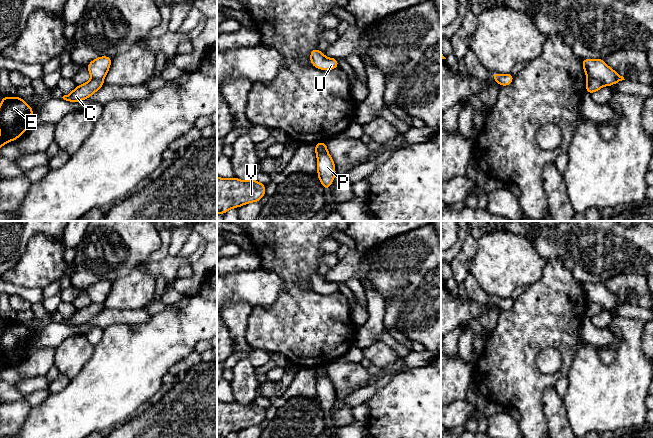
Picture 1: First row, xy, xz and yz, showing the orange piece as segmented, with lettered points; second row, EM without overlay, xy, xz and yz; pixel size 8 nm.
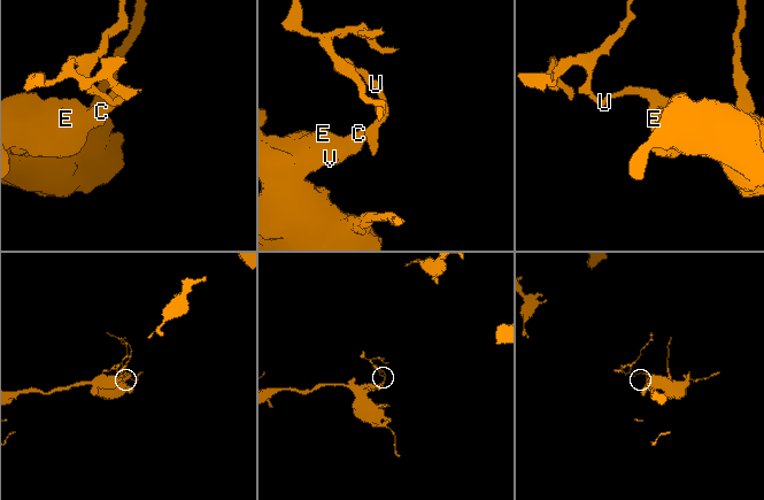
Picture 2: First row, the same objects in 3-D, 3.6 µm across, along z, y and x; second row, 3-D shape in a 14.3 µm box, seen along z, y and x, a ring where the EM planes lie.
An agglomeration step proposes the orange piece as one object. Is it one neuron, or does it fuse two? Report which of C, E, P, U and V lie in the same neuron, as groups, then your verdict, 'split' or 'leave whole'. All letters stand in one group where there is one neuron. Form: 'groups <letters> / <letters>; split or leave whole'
groups C E V / P U; split

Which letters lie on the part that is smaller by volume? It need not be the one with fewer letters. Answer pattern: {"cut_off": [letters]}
{"cut_off": ["P", "U"]}

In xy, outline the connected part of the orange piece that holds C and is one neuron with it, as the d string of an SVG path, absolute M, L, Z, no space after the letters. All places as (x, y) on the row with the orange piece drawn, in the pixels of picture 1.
M92 78L89 82L76 86L71 93L64 95L62 98L68 102L80 102L91 97L103 85L103 80Z

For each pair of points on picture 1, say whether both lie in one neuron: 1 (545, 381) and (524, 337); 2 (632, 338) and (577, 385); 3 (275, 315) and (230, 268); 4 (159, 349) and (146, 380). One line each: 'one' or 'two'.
1: one
2: one
3: two
4: one

